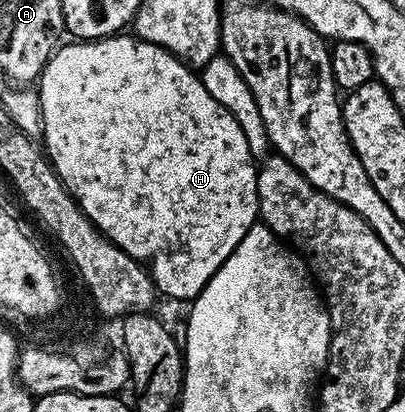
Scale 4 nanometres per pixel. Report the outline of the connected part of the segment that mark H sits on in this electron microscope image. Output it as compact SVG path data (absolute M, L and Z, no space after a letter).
M118 33L109 36L107 39L95 39L92 41L69 41L66 47L58 46L50 55L48 63L46 63L44 69L41 70L39 76L39 94L41 96L41 130L43 132L43 150L50 163L53 164L53 171L57 176L61 178L61 184L69 188L69 194L77 200L77 204L81 207L81 212L91 220L97 226L98 231L105 236L106 239L110 239L116 247L123 249L131 256L132 259L138 261L146 261L145 259L153 259L153 267L151 266L151 274L153 281L158 292L161 291L169 299L186 299L186 301L192 301L197 298L197 294L201 292L207 285L207 281L211 281L211 277L216 273L218 269L223 265L223 261L227 261L227 257L231 257L231 253L235 249L235 245L239 245L239 241L243 241L243 237L247 233L247 229L251 229L253 224L258 222L259 212L257 210L257 168L258 164L255 162L255 158L251 154L247 145L247 137L243 135L243 131L238 125L235 117L215 101L214 97L211 97L207 89L204 88L202 80L199 78L198 72L194 68L190 67L188 63L180 60L177 56L170 53L170 51L164 51L159 45L154 43L148 43L145 39L138 39L129 33Z

